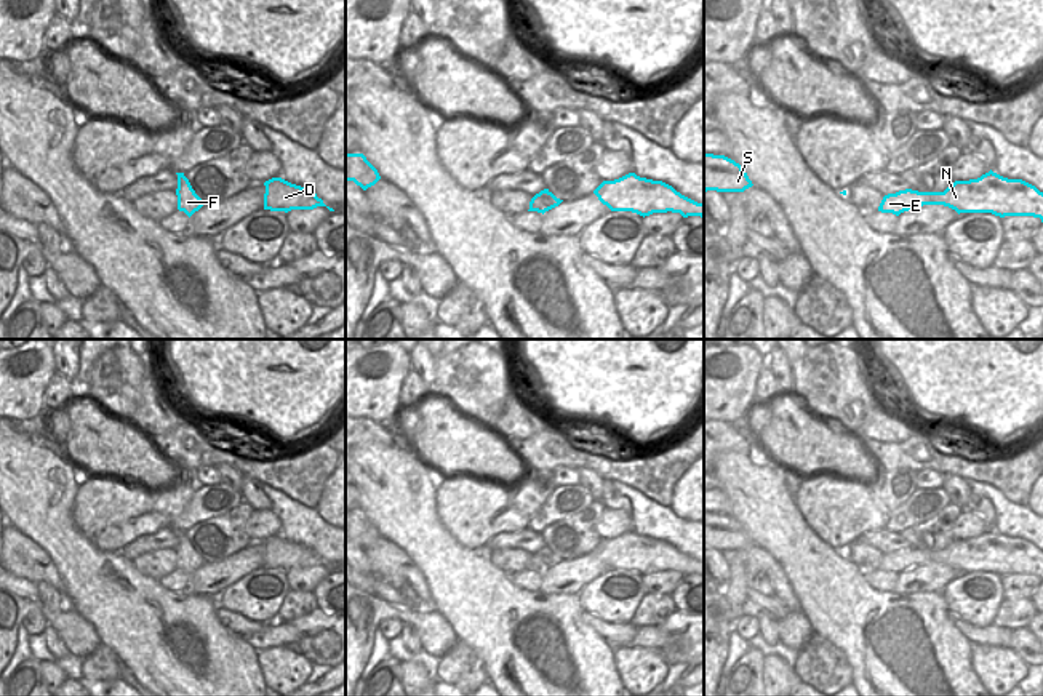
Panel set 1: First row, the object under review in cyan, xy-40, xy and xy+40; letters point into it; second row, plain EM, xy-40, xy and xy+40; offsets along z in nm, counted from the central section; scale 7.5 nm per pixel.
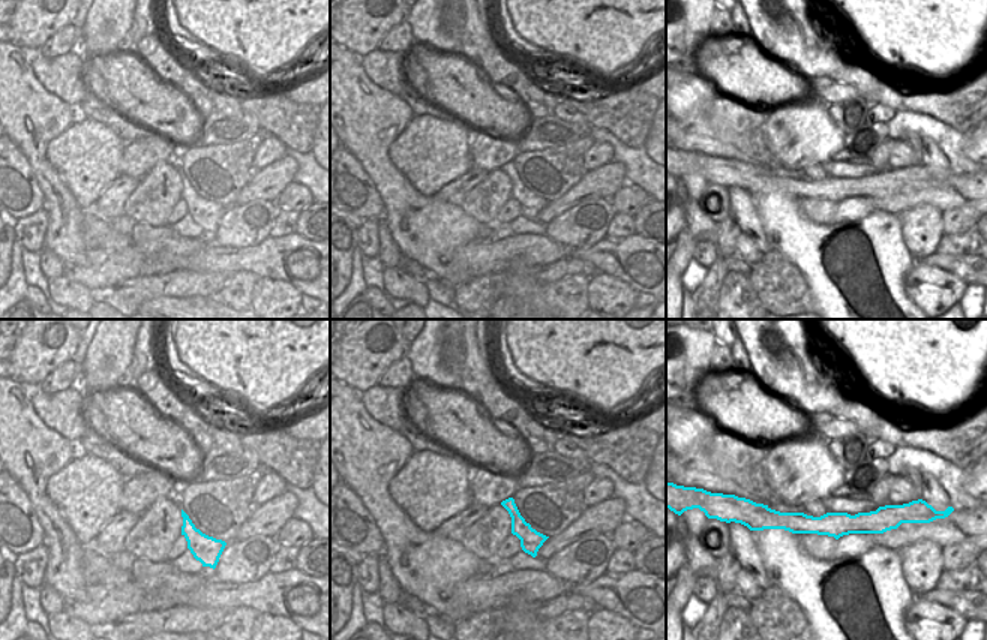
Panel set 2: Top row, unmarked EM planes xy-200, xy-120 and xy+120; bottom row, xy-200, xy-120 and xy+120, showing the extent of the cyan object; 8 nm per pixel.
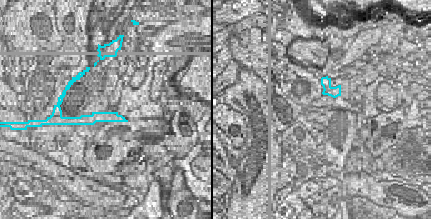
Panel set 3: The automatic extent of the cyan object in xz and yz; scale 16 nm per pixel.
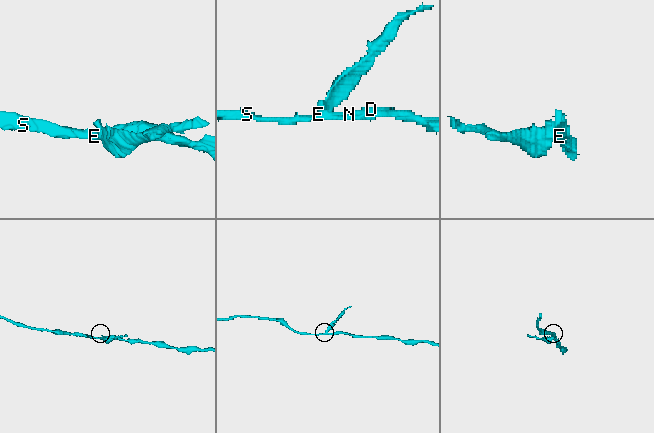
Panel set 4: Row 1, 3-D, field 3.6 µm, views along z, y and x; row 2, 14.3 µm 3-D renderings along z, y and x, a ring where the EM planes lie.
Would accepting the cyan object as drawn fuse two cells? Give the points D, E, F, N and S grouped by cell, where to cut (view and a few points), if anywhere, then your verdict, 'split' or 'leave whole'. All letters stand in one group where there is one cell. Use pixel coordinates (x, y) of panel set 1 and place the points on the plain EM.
groups D E N S / F; cut xy (535, 554), (555, 557); split

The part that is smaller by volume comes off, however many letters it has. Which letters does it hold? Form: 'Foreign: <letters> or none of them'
Foreign: F

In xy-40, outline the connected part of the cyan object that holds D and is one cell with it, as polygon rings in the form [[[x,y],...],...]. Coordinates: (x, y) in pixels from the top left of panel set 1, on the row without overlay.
[[[272,536],[266,539],[264,544],[264,568],[288,571],[291,568],[314,568],[317,565],[326,565],[315,550],[291,542],[282,536]]]

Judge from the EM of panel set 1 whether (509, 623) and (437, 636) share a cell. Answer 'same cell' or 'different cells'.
different cells

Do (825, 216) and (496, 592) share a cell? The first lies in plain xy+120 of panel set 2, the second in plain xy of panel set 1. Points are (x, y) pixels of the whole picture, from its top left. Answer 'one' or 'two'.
two

